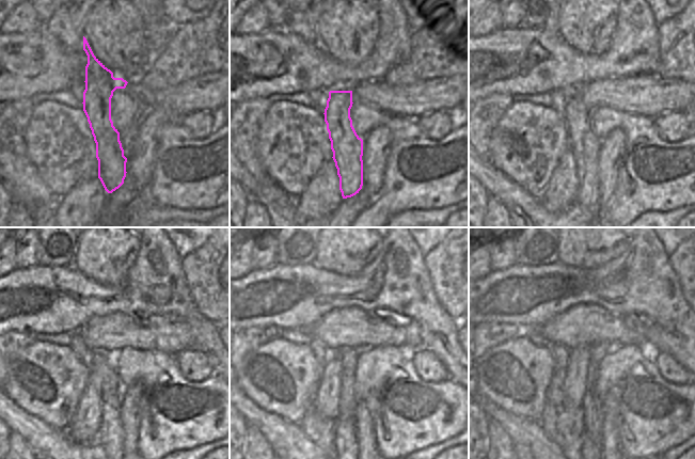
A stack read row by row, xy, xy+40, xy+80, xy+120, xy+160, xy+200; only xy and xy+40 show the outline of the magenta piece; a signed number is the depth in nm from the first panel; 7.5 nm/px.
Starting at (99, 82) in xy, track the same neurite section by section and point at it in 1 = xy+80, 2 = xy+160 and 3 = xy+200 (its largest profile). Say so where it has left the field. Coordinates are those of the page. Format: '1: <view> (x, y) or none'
1: xy+80 (585, 145)
2: xy+160 (346, 443)
3: xy+200 (587, 444)

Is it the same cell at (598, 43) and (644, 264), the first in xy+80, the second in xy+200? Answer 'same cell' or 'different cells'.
different cells

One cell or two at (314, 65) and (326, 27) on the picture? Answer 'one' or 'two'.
two

